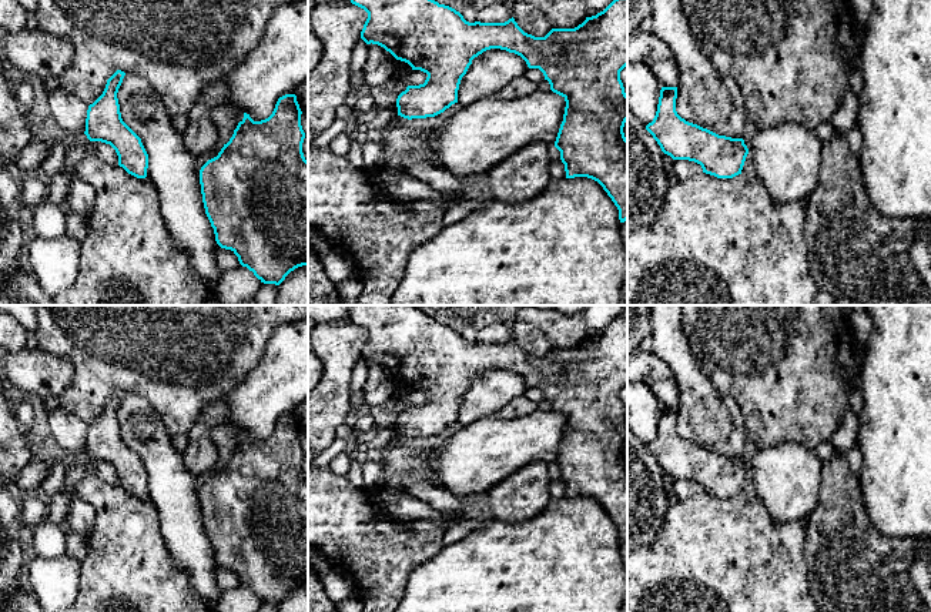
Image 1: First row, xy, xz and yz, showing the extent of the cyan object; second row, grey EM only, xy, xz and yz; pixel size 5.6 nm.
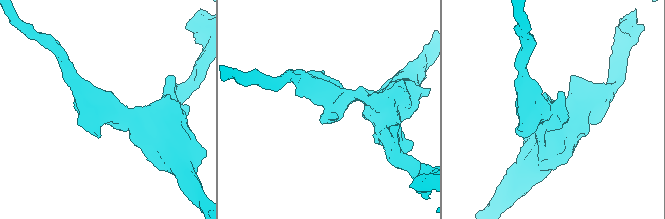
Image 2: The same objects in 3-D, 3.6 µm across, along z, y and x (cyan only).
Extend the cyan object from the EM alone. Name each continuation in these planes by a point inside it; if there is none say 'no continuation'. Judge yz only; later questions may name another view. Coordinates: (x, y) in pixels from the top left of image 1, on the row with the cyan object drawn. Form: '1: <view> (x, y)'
no continuation

